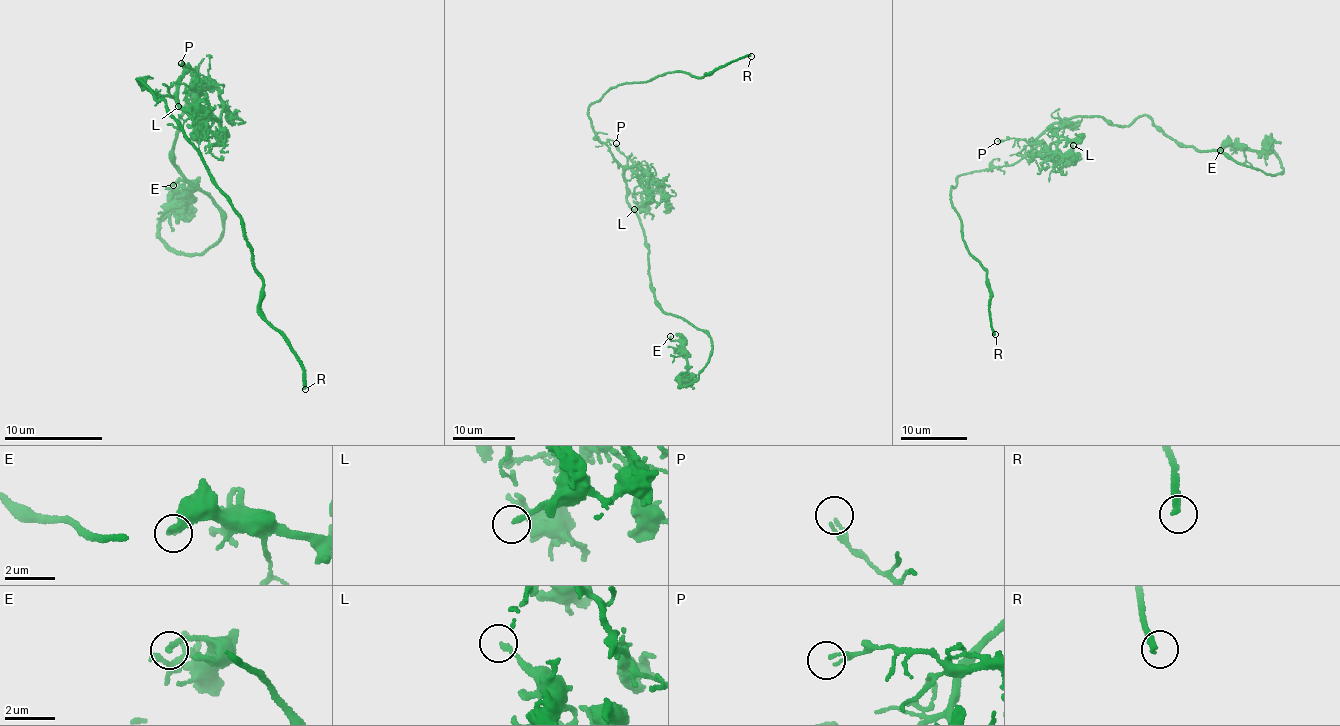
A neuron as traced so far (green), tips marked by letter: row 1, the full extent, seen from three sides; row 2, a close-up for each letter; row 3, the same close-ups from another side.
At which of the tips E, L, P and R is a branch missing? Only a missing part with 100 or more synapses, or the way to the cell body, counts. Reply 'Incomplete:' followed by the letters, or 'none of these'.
Incomplete: R

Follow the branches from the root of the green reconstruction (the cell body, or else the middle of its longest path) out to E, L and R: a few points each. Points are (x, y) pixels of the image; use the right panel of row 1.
E: (1058, 122), (1128, 126), (1148, 115), (1198, 150), (1283, 170), (1273, 152), (1220, 150)
L: (1058, 122), (1067, 119), (1052, 132), (1051, 151), (1061, 157), (1073, 145)
R: (1058, 122), (1026, 156), (960, 174), (951, 188), (963, 241), (986, 272), (995, 334)

